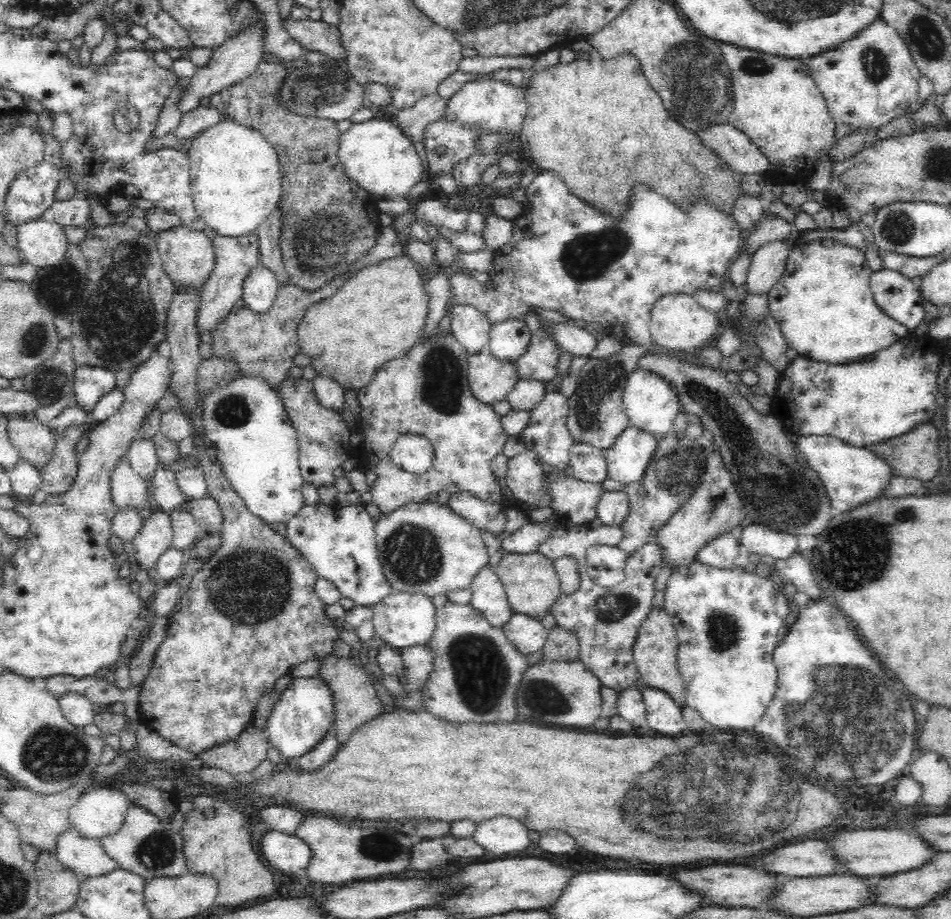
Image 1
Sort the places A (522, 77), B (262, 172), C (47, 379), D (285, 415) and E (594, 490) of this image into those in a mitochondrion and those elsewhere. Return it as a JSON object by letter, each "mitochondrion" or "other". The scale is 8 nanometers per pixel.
{"A":"other","B":"other","C":"mitochondrion","D":"other","E":"other"}

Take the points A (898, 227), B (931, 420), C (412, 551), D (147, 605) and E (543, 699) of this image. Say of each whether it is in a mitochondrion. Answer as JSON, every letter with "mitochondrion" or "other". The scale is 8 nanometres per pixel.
{"A":"mitochondrion","B":"other","C":"mitochondrion","D":"other","E":"mitochondrion"}

